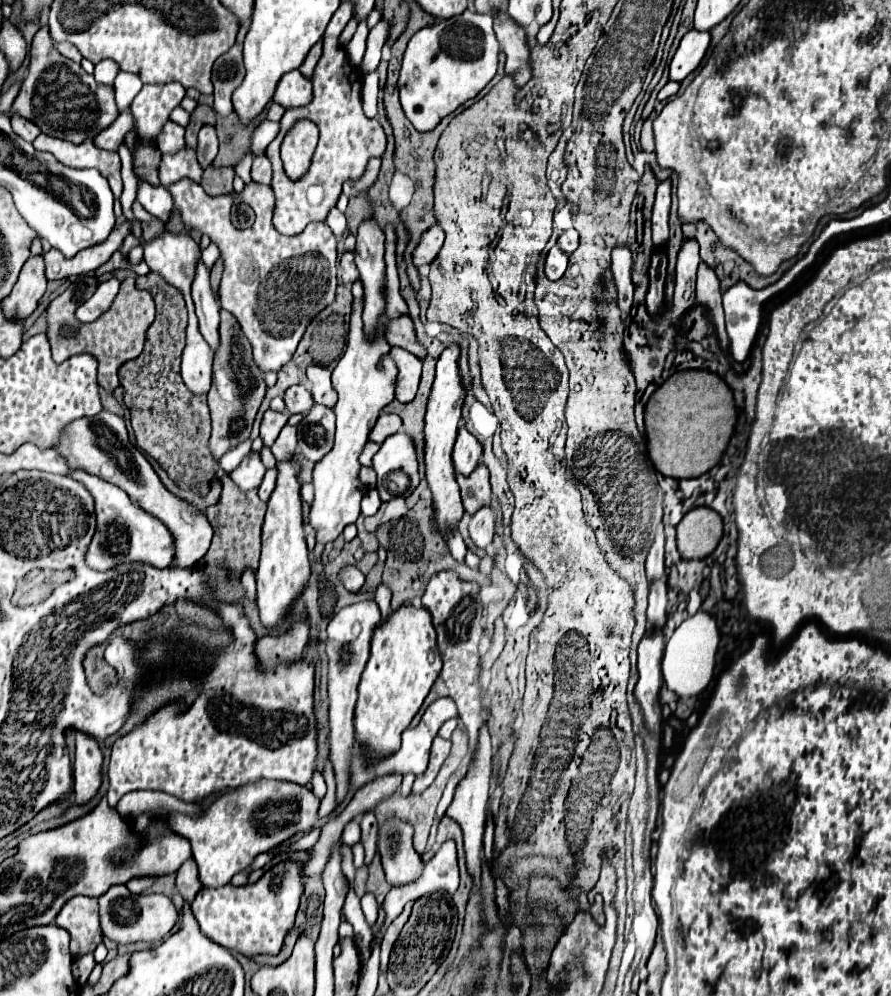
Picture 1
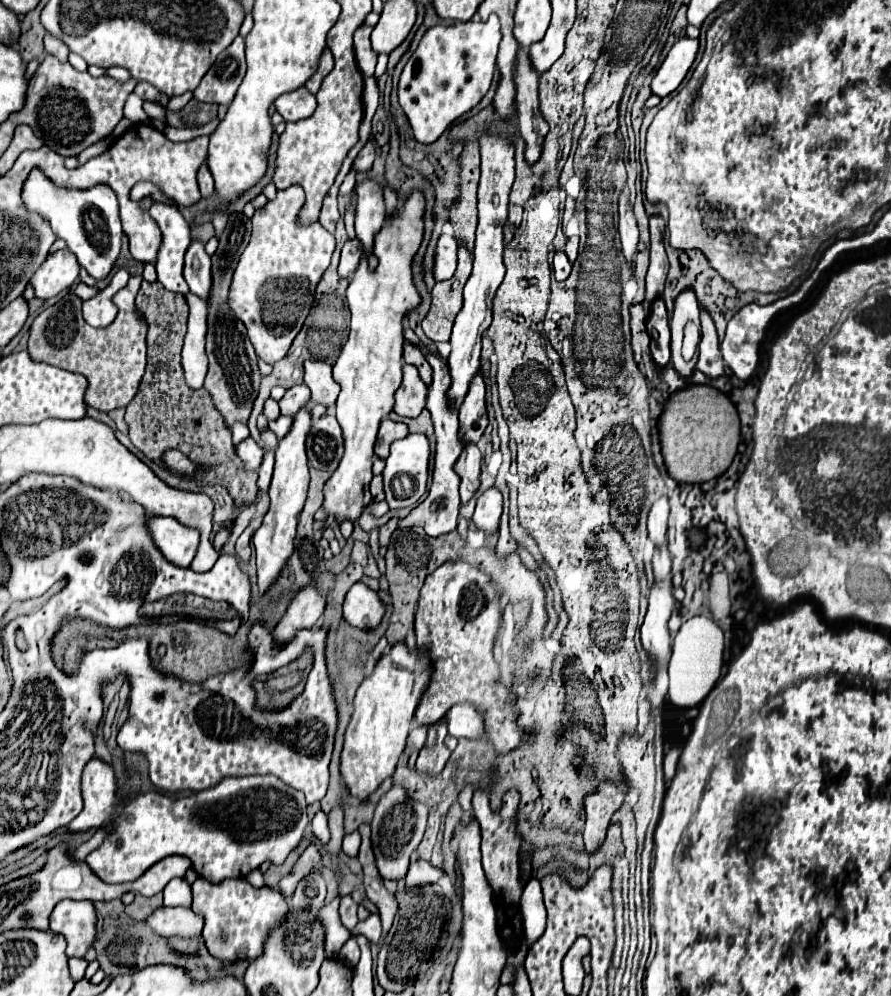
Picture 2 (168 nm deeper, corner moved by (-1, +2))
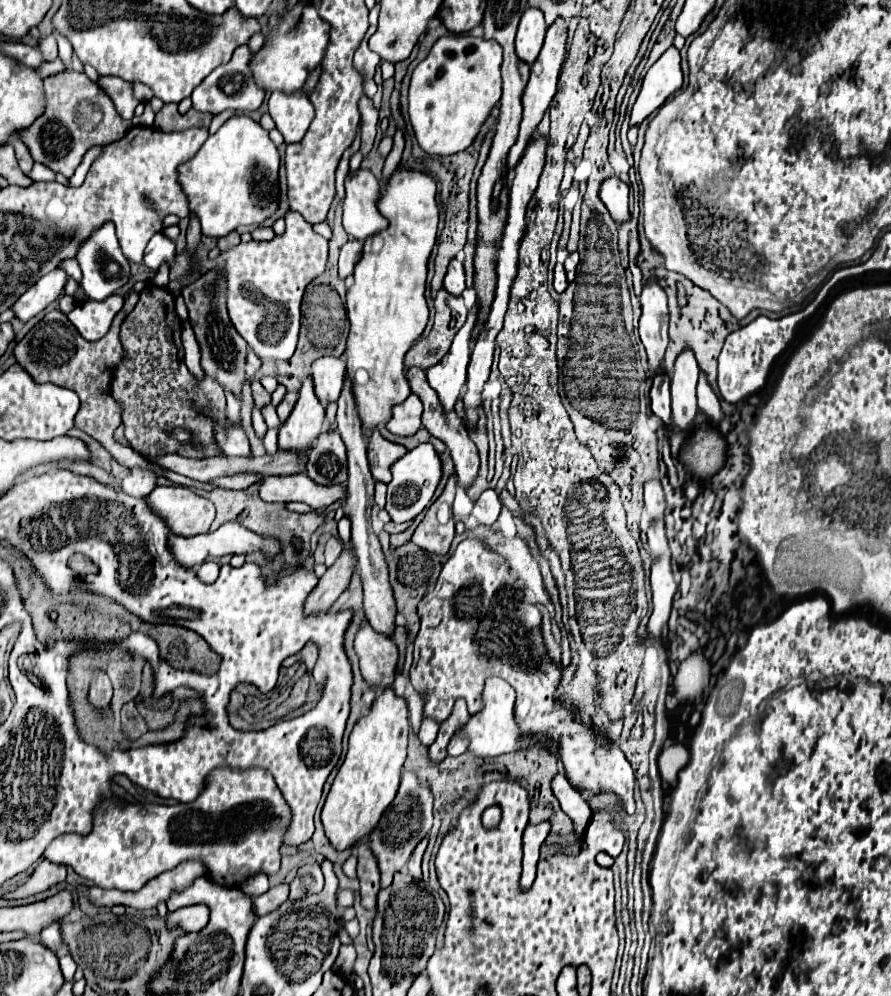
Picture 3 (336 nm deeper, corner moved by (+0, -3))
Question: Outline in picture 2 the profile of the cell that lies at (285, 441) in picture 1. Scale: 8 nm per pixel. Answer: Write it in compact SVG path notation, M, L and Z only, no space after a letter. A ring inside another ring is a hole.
M279 417L277 421L269 421L269 429L277 435L277 439L283 439L293 425L293 417Z

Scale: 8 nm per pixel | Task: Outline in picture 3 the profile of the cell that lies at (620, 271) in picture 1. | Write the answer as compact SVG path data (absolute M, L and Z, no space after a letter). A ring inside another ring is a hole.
M610 176L600 186L600 200L608 208L610 216L616 222L626 222L630 218L628 214L628 184L624 184L618 176Z

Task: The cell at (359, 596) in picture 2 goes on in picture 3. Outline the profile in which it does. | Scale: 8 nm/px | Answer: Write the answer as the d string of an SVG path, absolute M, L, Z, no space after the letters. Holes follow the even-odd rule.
M364 622L362 630L354 640L354 650L360 658L360 672L366 684L380 692L390 688L398 664L396 644L390 638L376 634L372 626Z

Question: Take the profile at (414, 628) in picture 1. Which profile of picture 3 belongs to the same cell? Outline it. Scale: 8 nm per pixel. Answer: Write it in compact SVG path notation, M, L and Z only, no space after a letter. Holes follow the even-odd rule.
M392 688L384 690L372 704L372 708L368 710L368 714L364 718L360 718L350 734L348 740L348 754L344 764L340 766L336 780L326 796L326 804L322 808L322 826L324 826L324 834L330 842L330 846L338 852L356 846L362 838L370 836L370 832L374 832L374 828L378 826L380 816L384 814L384 810L390 806L390 802L394 800L396 792L398 792L398 784L400 784L400 776L402 776L402 766L406 760L406 746L408 746L408 708L406 708L406 700L398 698L394 694Z

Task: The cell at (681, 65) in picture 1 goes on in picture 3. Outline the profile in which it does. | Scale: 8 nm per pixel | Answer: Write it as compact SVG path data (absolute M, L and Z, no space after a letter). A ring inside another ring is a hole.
M670 46L642 80L642 90L630 114L630 128L640 126L654 110L658 110L664 104L668 96L680 90L680 86L682 86L680 52L674 46Z

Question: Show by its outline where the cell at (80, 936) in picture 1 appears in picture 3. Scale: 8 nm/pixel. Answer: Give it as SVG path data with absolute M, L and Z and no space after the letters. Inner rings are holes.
M52 922L48 928L44 928L40 932L40 942L50 948L52 952L58 952L64 944L62 944L62 936L60 936L60 924L58 922Z

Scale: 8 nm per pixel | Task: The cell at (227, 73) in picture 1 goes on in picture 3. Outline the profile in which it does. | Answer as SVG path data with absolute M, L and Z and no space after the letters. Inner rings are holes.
M240 46L234 54L232 60L226 62L224 66L218 66L216 70L212 70L200 86L194 88L192 92L192 106L198 112L208 112L208 114L220 114L228 108L232 110L258 110L264 102L264 88L260 88L254 82L254 76L250 72L250 60L252 60L252 52L248 46Z

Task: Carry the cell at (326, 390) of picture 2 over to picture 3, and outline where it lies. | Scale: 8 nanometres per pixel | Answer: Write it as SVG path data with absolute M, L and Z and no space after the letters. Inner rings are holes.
M334 356L318 358L312 364L314 388L316 388L316 396L320 398L322 404L338 400L342 382L344 382L344 372L346 372L346 364L342 364L342 360L334 358Z

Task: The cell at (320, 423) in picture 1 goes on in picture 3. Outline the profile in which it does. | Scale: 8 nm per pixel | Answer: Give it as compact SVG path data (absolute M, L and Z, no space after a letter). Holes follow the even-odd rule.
M324 432L318 436L316 446L310 452L306 474L322 486L346 484L346 446L338 432Z

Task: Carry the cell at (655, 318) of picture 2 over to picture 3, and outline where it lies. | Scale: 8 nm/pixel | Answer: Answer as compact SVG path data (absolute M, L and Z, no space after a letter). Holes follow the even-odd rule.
M664 372L654 376L654 384L650 390L650 408L664 422L666 430L670 430L670 378Z

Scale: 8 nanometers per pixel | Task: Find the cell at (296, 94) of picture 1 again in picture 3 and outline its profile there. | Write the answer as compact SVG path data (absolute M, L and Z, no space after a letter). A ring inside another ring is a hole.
M302 90L292 94L272 92L268 106L276 128L284 136L284 144L300 142L314 118L314 108L306 94Z

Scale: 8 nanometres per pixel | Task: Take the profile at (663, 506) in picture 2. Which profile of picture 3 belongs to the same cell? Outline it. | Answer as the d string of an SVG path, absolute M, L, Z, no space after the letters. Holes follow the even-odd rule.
M658 478L648 480L648 482L644 484L644 506L646 506L646 514L648 514L650 520L664 516L666 502L664 502L662 484L660 484Z

